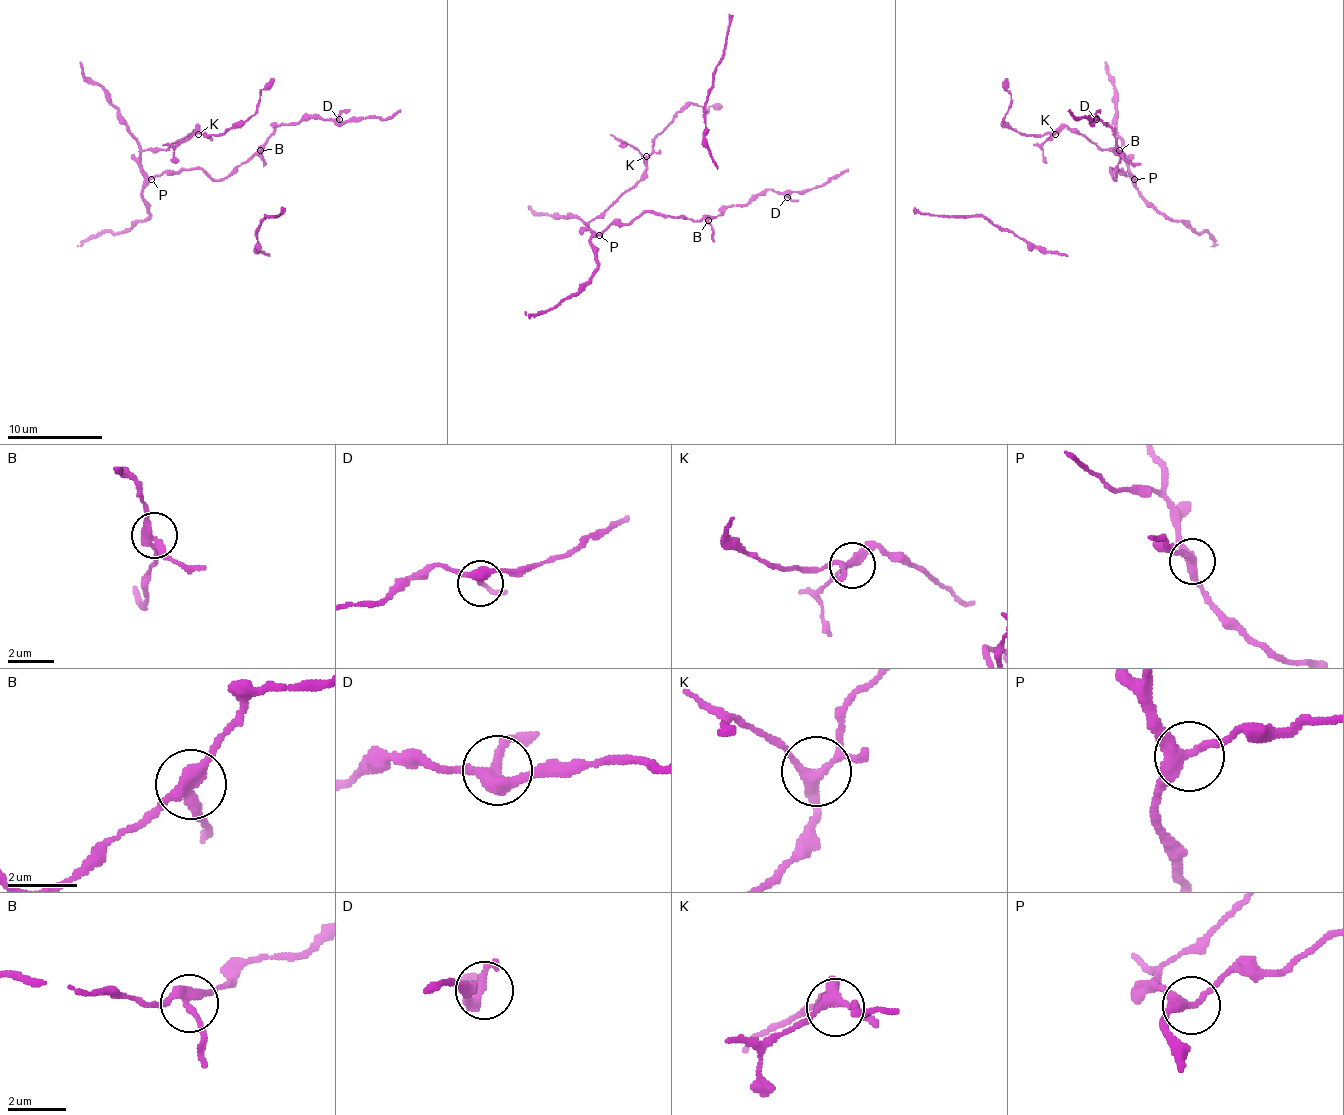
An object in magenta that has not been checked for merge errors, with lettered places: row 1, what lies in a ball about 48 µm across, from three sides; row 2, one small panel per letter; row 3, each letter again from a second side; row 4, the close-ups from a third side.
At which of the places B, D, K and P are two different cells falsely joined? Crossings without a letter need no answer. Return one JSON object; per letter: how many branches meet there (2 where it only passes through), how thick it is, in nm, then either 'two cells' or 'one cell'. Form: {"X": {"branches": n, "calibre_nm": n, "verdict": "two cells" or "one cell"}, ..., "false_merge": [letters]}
{"B": {"branches": 3, "calibre_nm": 320, "verdict": "one cell"}, "D": {"branches": 3, "calibre_nm": 320, "verdict": "one cell"}, "K": {"branches": 4, "calibre_nm": 280, "verdict": "one cell"}, "P": {"branches": 3, "calibre_nm": 320, "verdict": "one cell"}, "false_merge": []}

